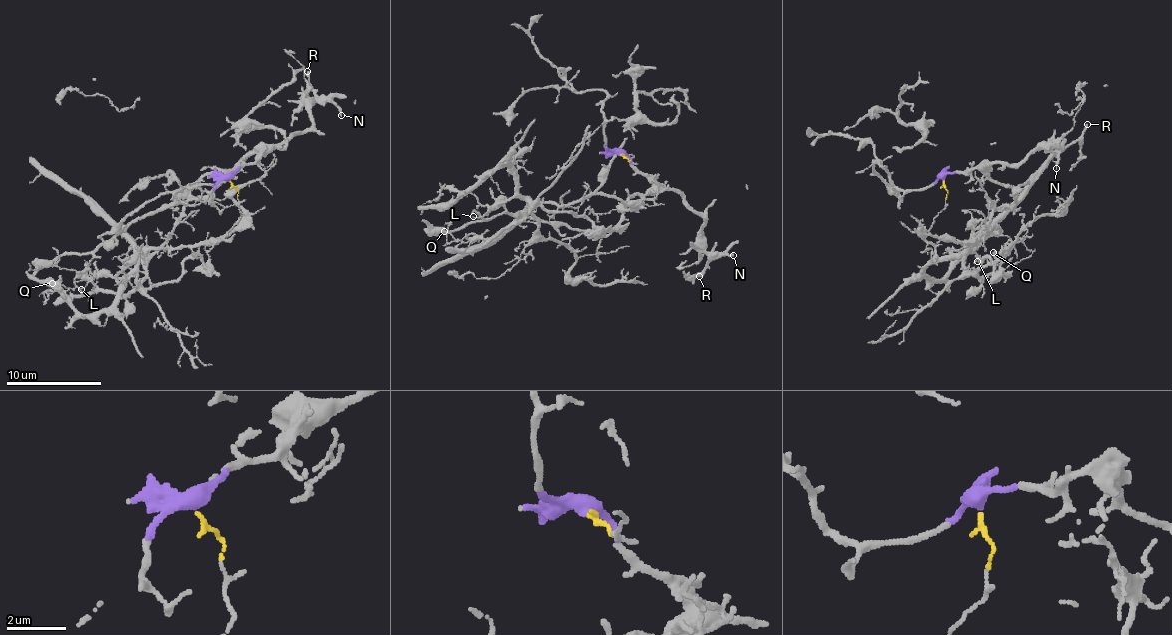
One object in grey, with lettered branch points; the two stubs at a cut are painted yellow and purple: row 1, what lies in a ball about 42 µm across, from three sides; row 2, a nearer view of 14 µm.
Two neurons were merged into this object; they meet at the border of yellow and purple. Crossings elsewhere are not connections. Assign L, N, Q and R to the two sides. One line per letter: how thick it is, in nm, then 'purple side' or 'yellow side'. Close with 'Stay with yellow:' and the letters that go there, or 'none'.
L: calibre 100 nm; yellow side
N: calibre 180 nm; purple side
Q: calibre 120 nm; yellow side
R: calibre 170 nm; purple side
Stay with yellow: L, Q

